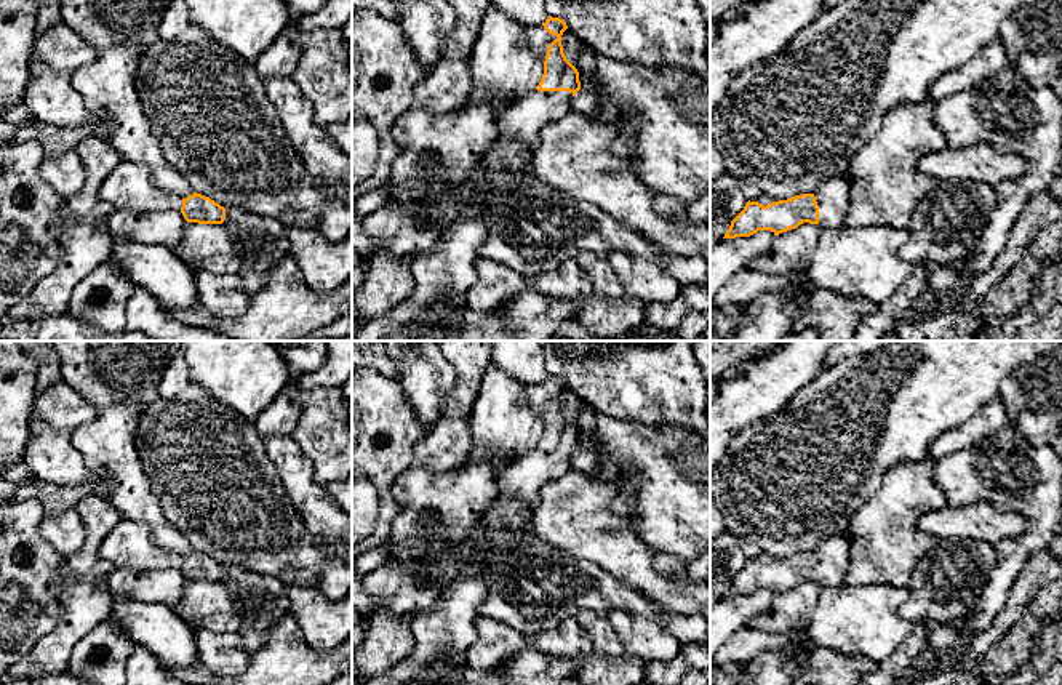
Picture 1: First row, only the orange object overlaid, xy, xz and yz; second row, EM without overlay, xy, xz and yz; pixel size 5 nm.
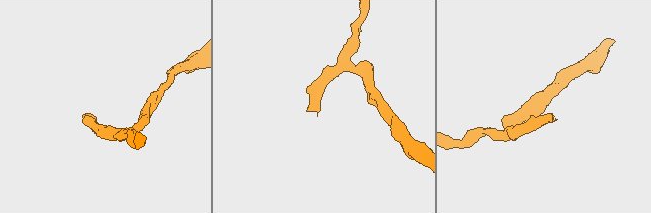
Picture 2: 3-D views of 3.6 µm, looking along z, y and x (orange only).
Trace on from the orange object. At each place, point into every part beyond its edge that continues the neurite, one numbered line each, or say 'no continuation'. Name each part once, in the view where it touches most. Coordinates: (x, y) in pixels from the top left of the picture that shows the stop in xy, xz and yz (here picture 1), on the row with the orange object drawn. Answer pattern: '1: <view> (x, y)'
1: xz (539, 39)

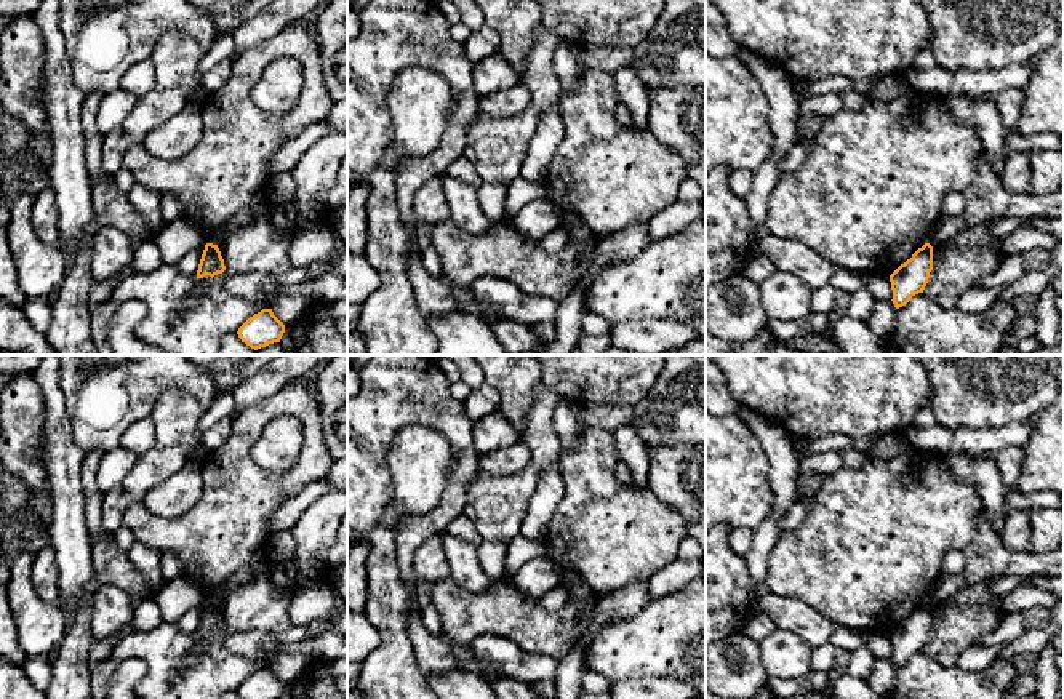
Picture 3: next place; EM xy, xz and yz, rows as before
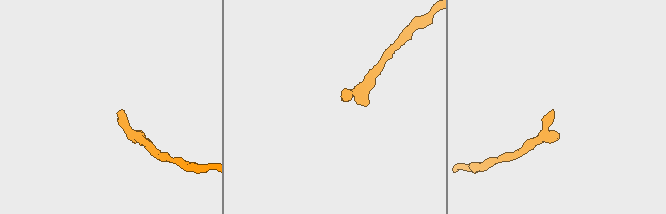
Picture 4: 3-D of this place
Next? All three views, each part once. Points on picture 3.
no continuation

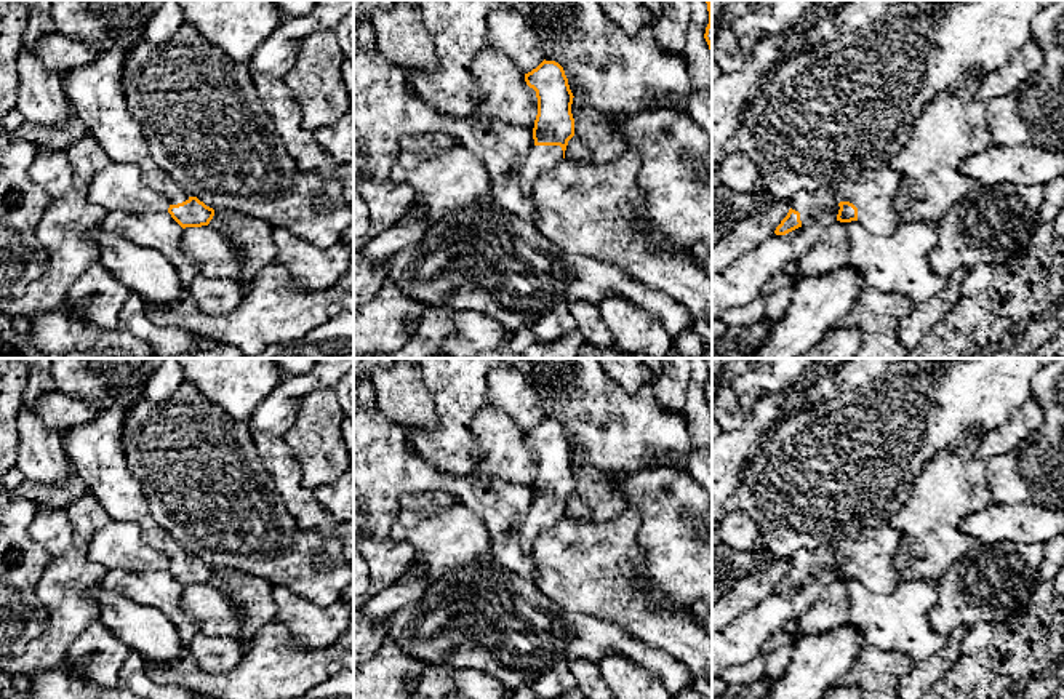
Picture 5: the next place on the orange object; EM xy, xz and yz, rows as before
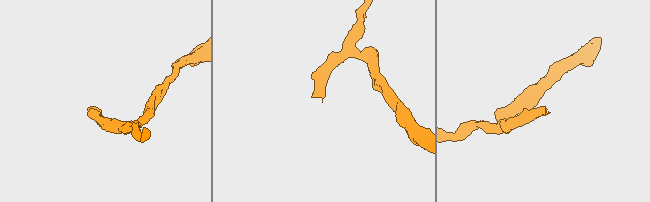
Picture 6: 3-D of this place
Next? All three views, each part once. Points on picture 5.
1: xz (540, 159)

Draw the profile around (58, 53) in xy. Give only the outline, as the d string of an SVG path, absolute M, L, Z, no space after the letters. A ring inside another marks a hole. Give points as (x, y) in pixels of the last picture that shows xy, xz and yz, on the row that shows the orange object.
M59 32L42 37L30 53L56 74L75 70L96 59L98 51L78 40L72 40Z

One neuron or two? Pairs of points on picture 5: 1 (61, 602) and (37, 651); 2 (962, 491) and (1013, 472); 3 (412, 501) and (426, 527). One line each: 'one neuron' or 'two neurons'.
1: one neuron
2: two neurons
3: two neurons

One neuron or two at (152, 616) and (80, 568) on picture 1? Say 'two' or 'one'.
two

